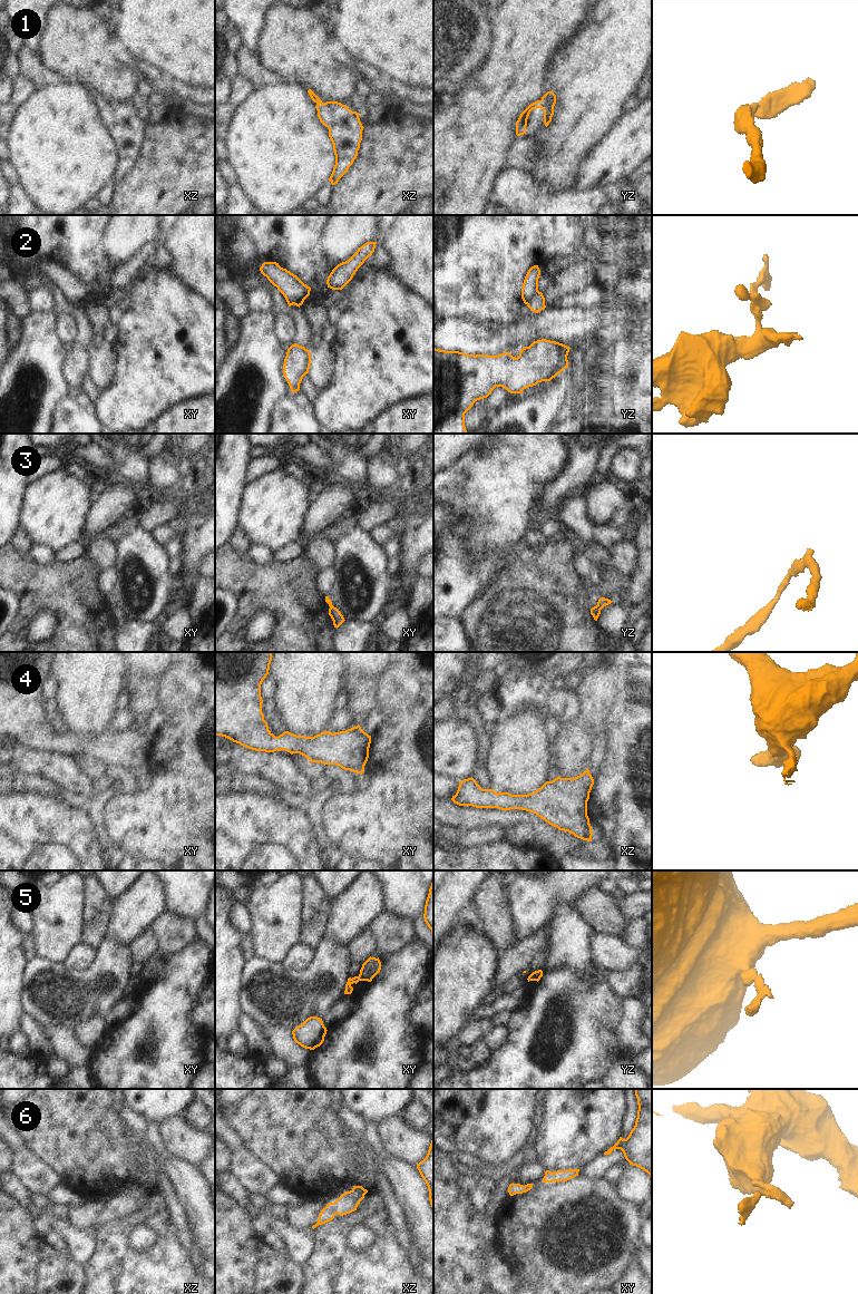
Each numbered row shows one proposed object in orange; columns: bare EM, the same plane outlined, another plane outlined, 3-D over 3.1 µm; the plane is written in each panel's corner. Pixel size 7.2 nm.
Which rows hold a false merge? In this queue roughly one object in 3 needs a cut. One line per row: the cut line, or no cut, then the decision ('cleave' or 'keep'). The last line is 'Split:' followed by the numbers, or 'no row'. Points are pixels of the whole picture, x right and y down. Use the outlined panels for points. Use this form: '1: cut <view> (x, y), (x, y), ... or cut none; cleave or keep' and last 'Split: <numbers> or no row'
1: cut none; keep
2: cut yz (537, 290), (526, 303); cleave
3: cut none; keep
4: cut none; keep
5: cut xy (358, 976), (360, 980); cleave
6: cut none; keep
Split: 2, 5

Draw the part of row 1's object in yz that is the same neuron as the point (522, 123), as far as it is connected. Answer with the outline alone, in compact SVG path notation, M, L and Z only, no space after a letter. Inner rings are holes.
M547 91L540 100L530 104L519 116L516 121L516 135L526 134L527 119L533 109L542 108L544 110L544 124L547 127L554 115L554 106L556 104L556 95L553 91Z

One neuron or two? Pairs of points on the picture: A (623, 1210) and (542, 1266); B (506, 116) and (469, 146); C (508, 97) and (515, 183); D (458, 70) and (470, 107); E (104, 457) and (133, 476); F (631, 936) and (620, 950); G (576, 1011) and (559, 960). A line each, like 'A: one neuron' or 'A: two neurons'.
A: one neuron
B: one neuron
C: two neurons
D: two neurons
E: one neuron
F: two neurons
G: two neurons

